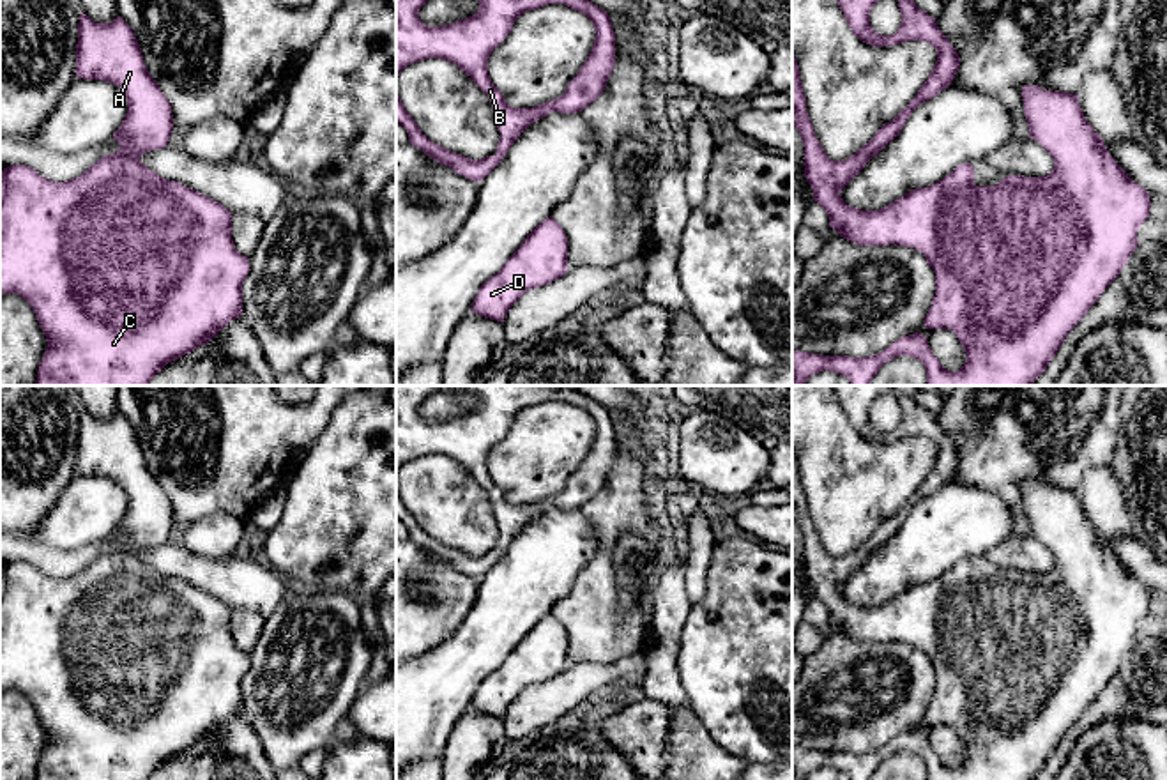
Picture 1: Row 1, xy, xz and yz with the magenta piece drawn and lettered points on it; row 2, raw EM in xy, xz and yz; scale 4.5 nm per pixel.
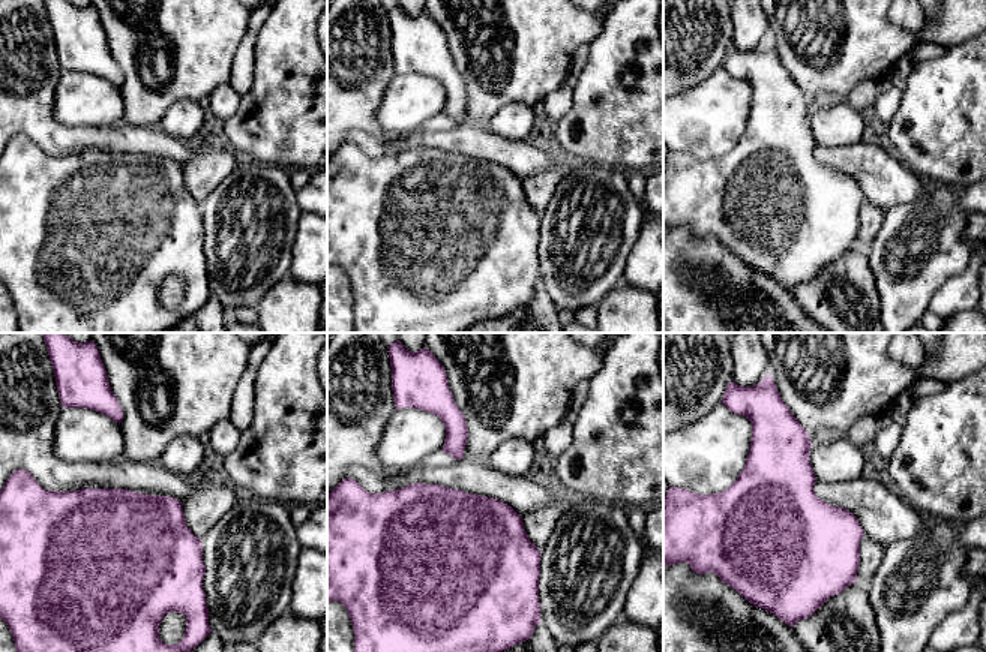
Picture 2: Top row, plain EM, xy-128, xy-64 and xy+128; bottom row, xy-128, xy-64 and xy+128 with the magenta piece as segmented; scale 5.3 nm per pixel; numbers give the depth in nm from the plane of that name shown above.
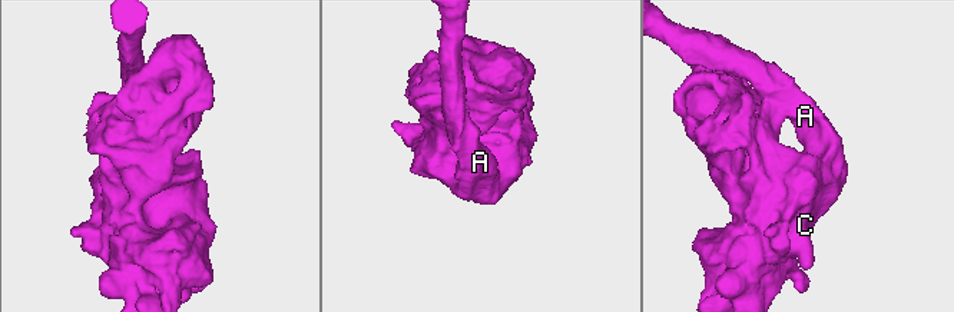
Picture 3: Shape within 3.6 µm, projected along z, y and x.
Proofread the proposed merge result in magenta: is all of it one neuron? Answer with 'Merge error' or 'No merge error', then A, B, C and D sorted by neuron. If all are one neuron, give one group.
No merge error. Groups: A B C D

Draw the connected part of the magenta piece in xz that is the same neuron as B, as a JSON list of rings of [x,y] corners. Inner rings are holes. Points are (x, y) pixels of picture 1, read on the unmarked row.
[[[396,386],[396,474],[407,462],[426,455],[453,458],[488,492],[500,529],[497,548],[474,557],[433,539],[405,506],[398,485],[396,518],[407,525],[414,543],[479,578],[530,520],[552,508],[578,509],[603,490],[615,462],[615,430],[610,412],[575,386]],[[439,389],[474,393],[479,405],[461,417],[428,423],[419,416],[419,407]],[[548,400],[564,400],[592,417],[596,426],[592,446],[561,493],[532,504],[513,504],[492,479],[488,455],[523,409]]]

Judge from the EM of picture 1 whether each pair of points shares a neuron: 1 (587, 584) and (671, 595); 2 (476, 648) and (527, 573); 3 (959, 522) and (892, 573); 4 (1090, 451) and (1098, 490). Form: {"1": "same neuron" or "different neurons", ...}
{"1": "different neurons", "2": "same neuron", "3": "same neuron", "4": "different neurons"}

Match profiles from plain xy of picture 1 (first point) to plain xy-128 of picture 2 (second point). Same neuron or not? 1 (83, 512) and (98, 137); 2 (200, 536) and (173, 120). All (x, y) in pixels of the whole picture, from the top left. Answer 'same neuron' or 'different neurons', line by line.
1: different neurons
2: same neuron

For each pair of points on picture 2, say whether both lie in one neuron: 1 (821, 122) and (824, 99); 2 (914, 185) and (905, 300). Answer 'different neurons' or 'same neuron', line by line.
1: different neurons
2: different neurons

